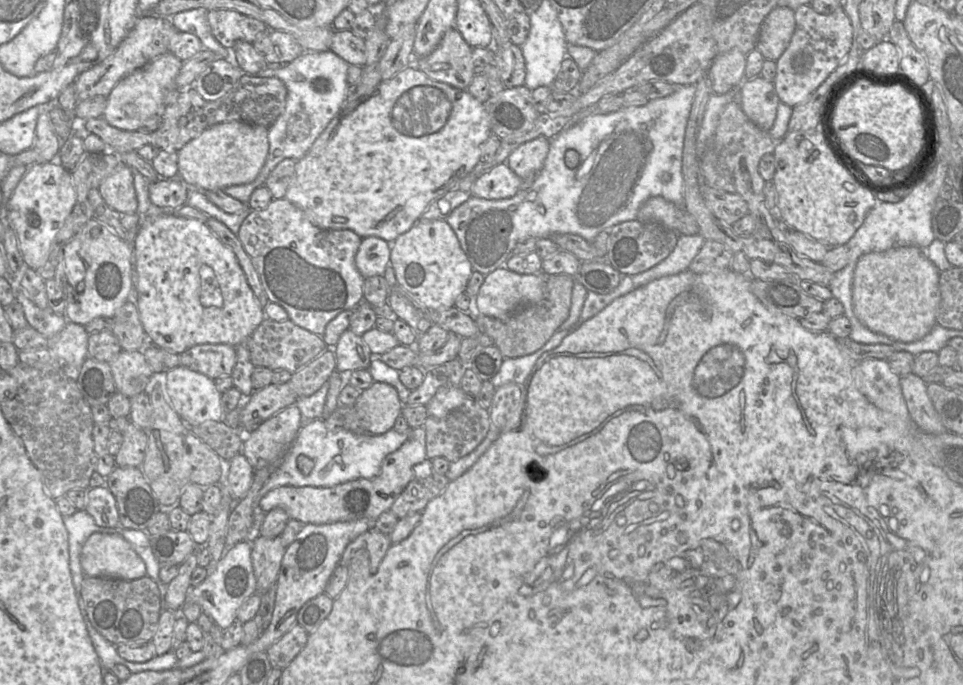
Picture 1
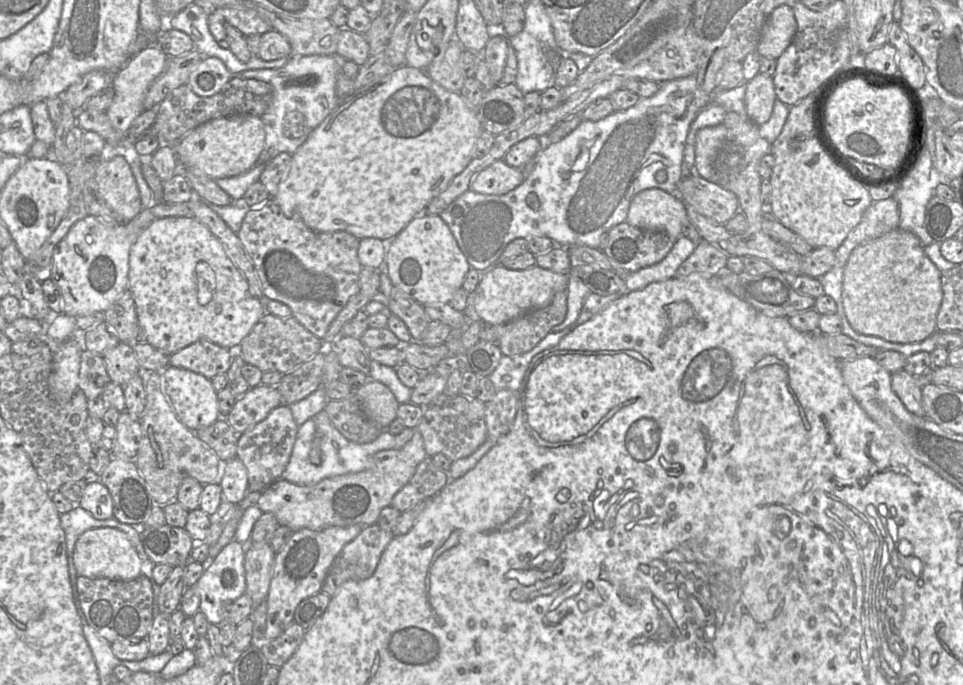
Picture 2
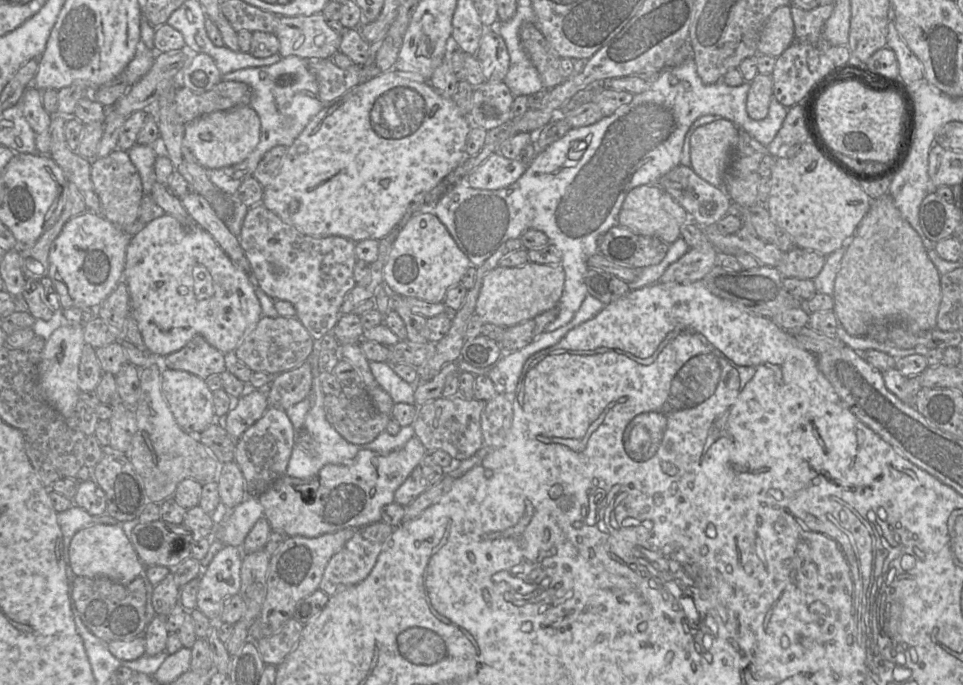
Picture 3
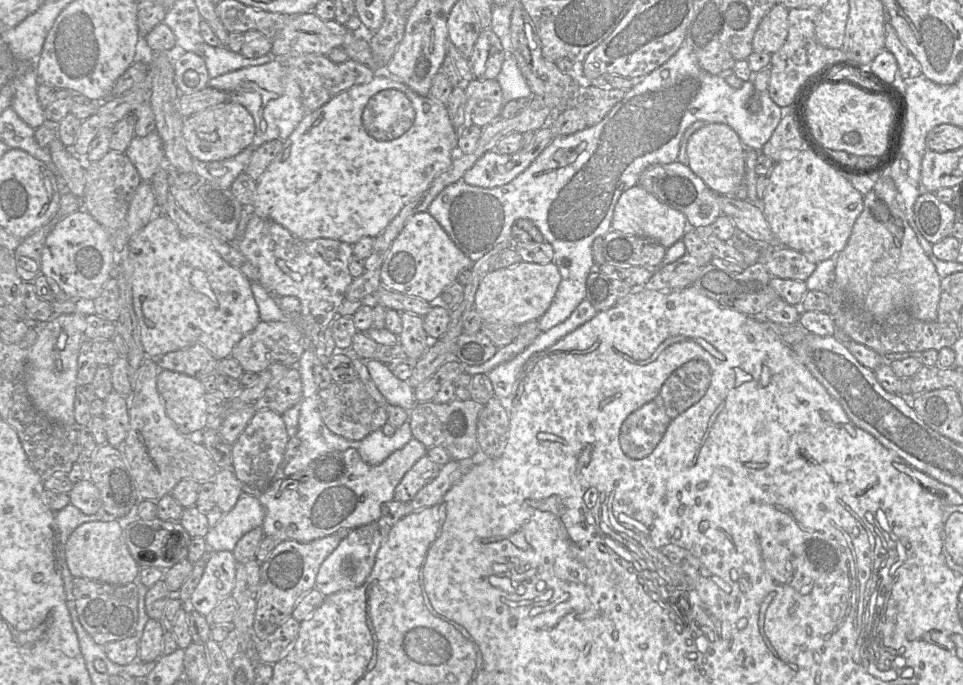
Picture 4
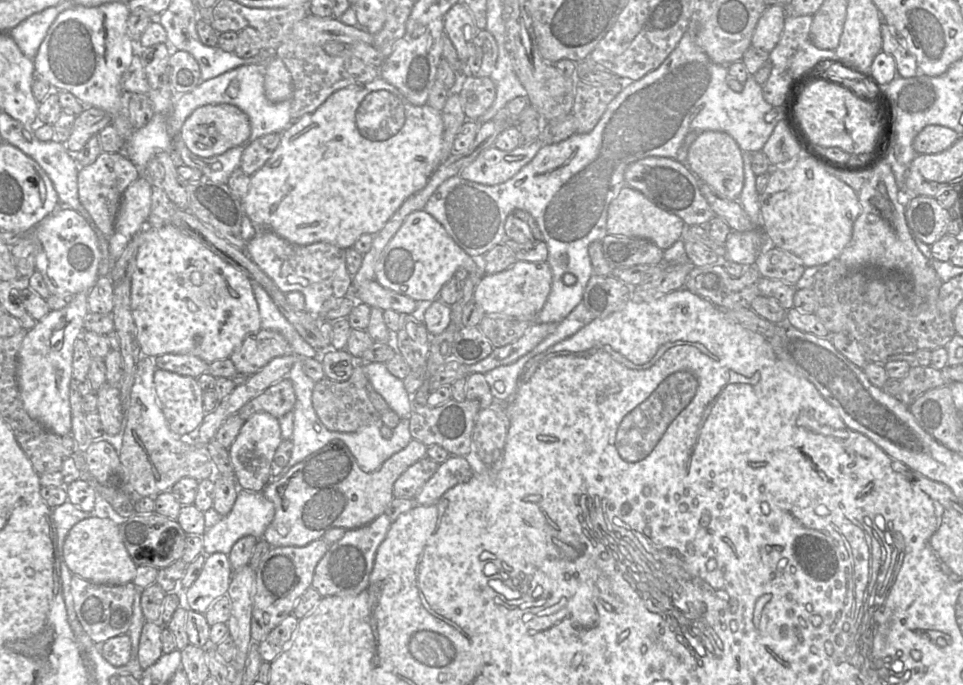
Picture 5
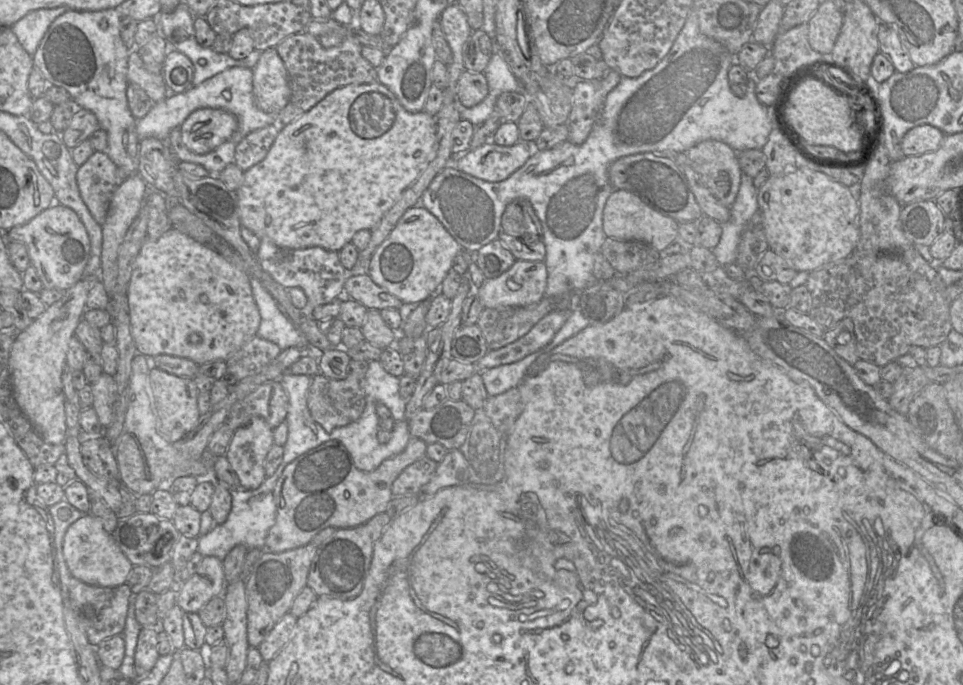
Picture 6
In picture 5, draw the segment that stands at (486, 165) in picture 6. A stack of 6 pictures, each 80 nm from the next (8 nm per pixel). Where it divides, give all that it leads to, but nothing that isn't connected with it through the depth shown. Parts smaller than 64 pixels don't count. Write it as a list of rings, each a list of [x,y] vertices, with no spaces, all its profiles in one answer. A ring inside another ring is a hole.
[[[540,138],[510,151],[500,150],[493,145],[482,151],[459,175],[483,185],[504,183],[527,165],[544,145]]]

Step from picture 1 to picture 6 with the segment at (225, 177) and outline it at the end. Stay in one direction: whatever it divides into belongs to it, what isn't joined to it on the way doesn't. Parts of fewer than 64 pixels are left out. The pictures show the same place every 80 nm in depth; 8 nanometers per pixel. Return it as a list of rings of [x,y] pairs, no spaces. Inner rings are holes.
[[[220,108],[193,111],[180,126],[185,146],[197,154],[206,154],[227,141],[237,130],[234,114]]]

